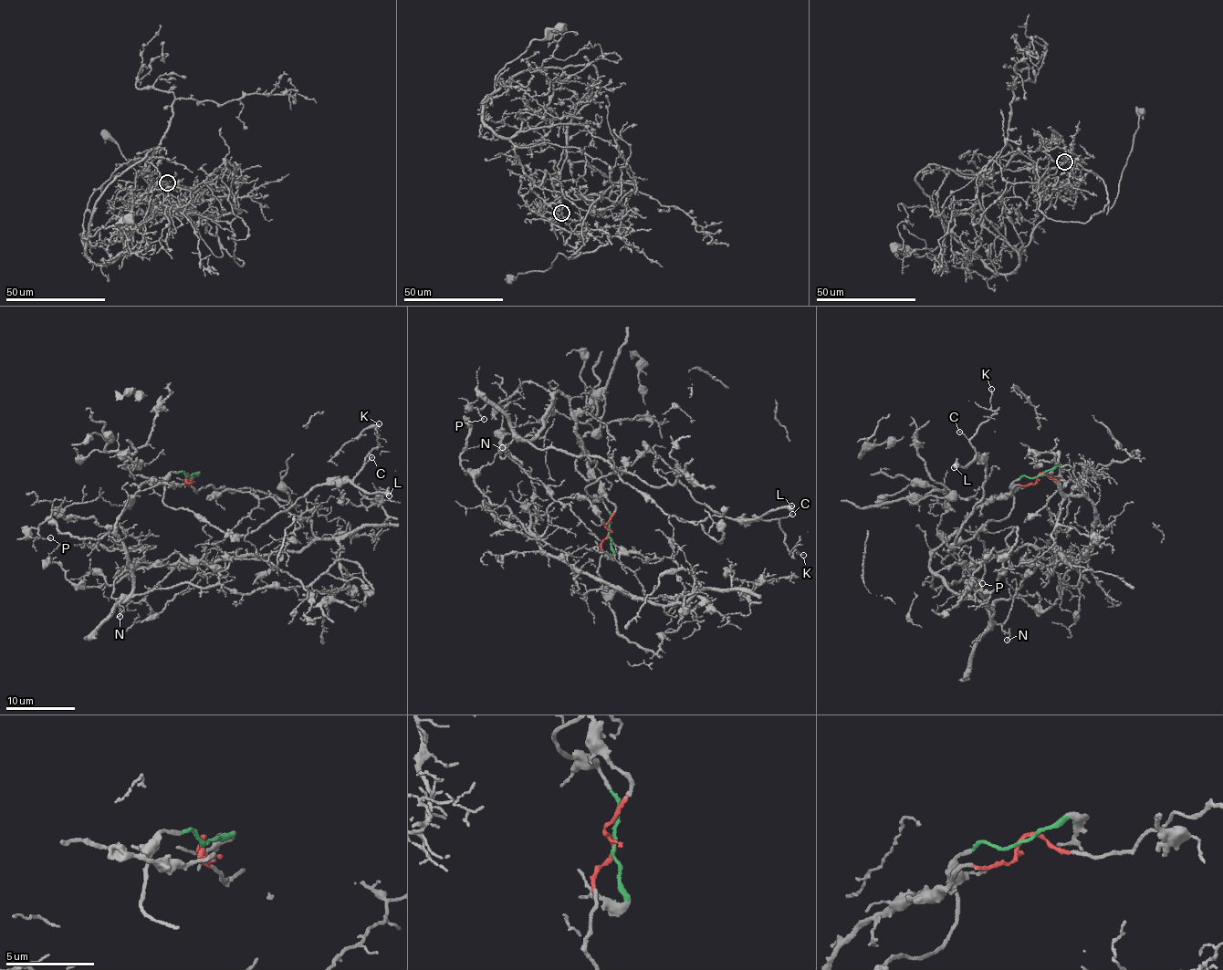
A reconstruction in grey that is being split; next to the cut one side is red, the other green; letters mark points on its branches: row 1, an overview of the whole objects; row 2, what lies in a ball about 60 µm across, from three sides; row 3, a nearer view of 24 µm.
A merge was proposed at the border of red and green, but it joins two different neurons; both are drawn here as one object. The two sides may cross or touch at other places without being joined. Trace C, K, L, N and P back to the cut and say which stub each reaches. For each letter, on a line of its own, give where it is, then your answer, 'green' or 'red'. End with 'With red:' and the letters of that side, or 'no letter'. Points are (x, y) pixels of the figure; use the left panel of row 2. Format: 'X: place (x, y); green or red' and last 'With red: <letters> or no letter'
C: place (371, 457); green
K: place (379, 423); green
L: place (389, 495); green
N: place (120, 616); red
P: place (50, 537); red
With red: N, P

